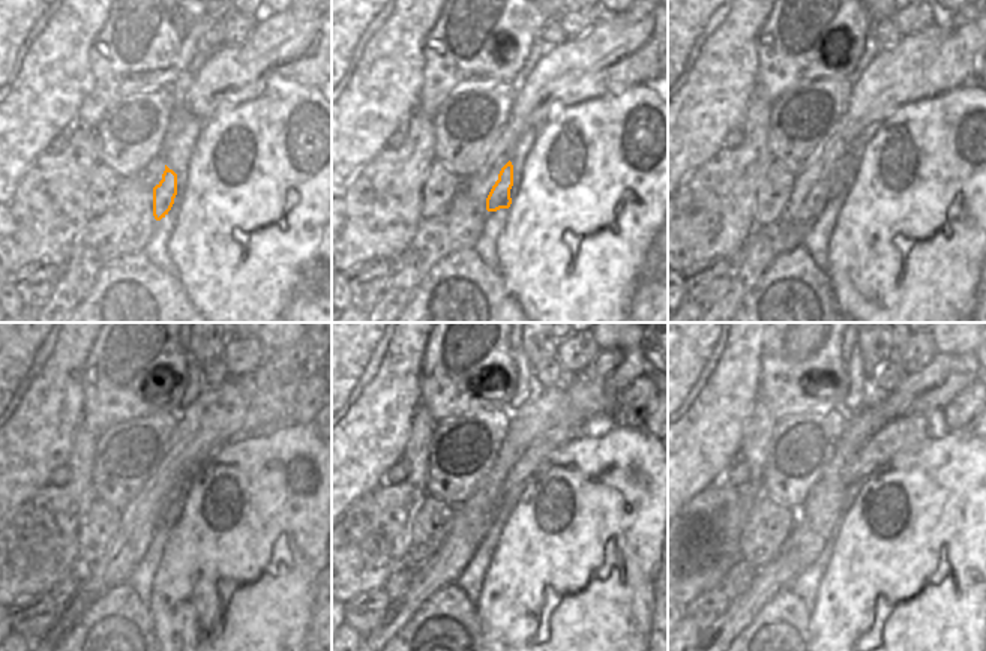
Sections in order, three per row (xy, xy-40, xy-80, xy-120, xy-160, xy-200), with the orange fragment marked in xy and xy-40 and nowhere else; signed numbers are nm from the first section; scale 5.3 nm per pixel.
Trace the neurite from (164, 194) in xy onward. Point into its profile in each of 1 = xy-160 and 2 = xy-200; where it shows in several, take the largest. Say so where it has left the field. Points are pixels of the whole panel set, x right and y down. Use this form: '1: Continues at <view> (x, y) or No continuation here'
1: Continues at xy-160 (559, 435)
2: Continues at xy-200 (904, 434)

